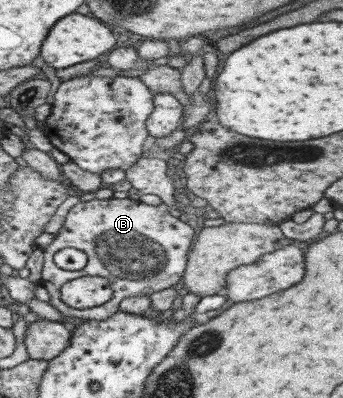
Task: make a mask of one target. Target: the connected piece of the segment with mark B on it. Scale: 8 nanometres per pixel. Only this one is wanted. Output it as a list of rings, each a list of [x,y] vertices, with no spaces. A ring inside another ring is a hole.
[[[92,199],[92,201],[79,202],[74,205],[69,211],[60,229],[54,234],[52,242],[43,251],[42,272],[40,280],[37,283],[43,287],[49,295],[48,303],[62,315],[77,317],[78,319],[94,319],[94,321],[104,321],[108,319],[112,313],[116,313],[119,309],[119,303],[125,297],[142,295],[149,296],[152,293],[162,291],[162,289],[172,288],[179,279],[183,277],[186,265],[186,253],[193,243],[193,238],[196,236],[196,229],[188,226],[186,222],[172,217],[168,213],[168,207],[162,203],[156,207],[146,205],[139,201],[131,201],[130,199]],[[64,247],[74,247],[80,249],[86,254],[86,264],[80,271],[64,271],[59,269],[52,262],[52,255],[59,249]],[[83,276],[96,276],[104,279],[109,279],[109,285],[112,289],[112,297],[106,303],[93,307],[94,309],[78,310],[68,307],[60,300],[60,289],[64,283],[70,282],[75,278]]]

